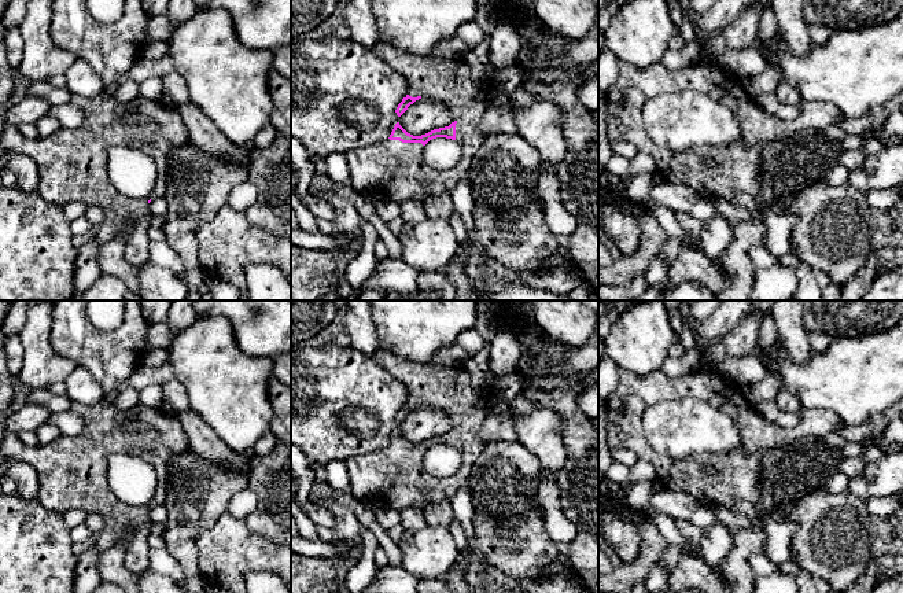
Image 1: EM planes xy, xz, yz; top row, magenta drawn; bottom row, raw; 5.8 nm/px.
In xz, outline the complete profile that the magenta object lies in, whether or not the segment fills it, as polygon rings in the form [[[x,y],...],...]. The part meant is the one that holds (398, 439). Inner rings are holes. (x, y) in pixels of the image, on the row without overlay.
[[[377,347],[372,357],[409,390],[409,399],[395,417],[398,424],[416,408],[435,405],[447,412],[456,428],[421,443],[408,441],[397,430],[387,447],[349,458],[350,493],[358,500],[371,497],[371,504],[384,502],[399,512],[450,502],[467,483],[472,464],[486,446],[479,434],[490,413],[490,398],[472,388],[464,368],[403,360],[386,347]],[[436,445],[460,450],[462,461],[456,475],[436,478],[423,471],[424,453]]]

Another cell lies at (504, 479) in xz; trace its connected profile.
[[[519,441],[487,443],[472,464],[467,480],[473,508],[500,516],[534,509],[542,515],[537,498],[545,476],[541,461]]]

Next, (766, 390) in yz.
[[[769,346],[756,353],[756,356],[766,367],[766,376],[758,383],[751,383],[742,387],[745,398],[753,406],[774,401],[778,391],[782,388],[781,369],[775,349]]]

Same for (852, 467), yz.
[[[862,456],[856,457],[847,457],[843,460],[840,465],[840,471],[845,474],[849,479],[856,478],[865,469],[866,463],[863,461]]]

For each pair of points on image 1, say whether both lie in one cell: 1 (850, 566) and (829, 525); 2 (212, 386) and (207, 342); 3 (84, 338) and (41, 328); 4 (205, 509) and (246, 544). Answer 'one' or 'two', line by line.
1: one
2: one
3: two
4: two

